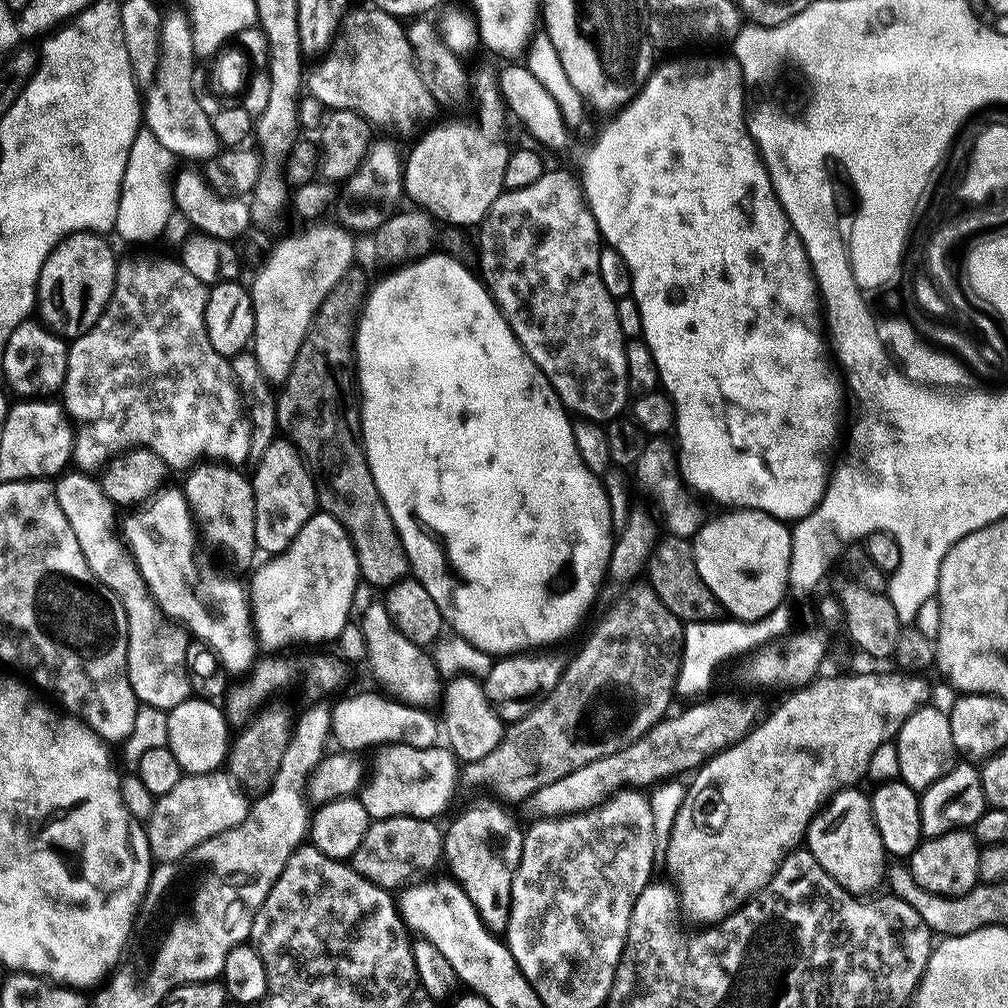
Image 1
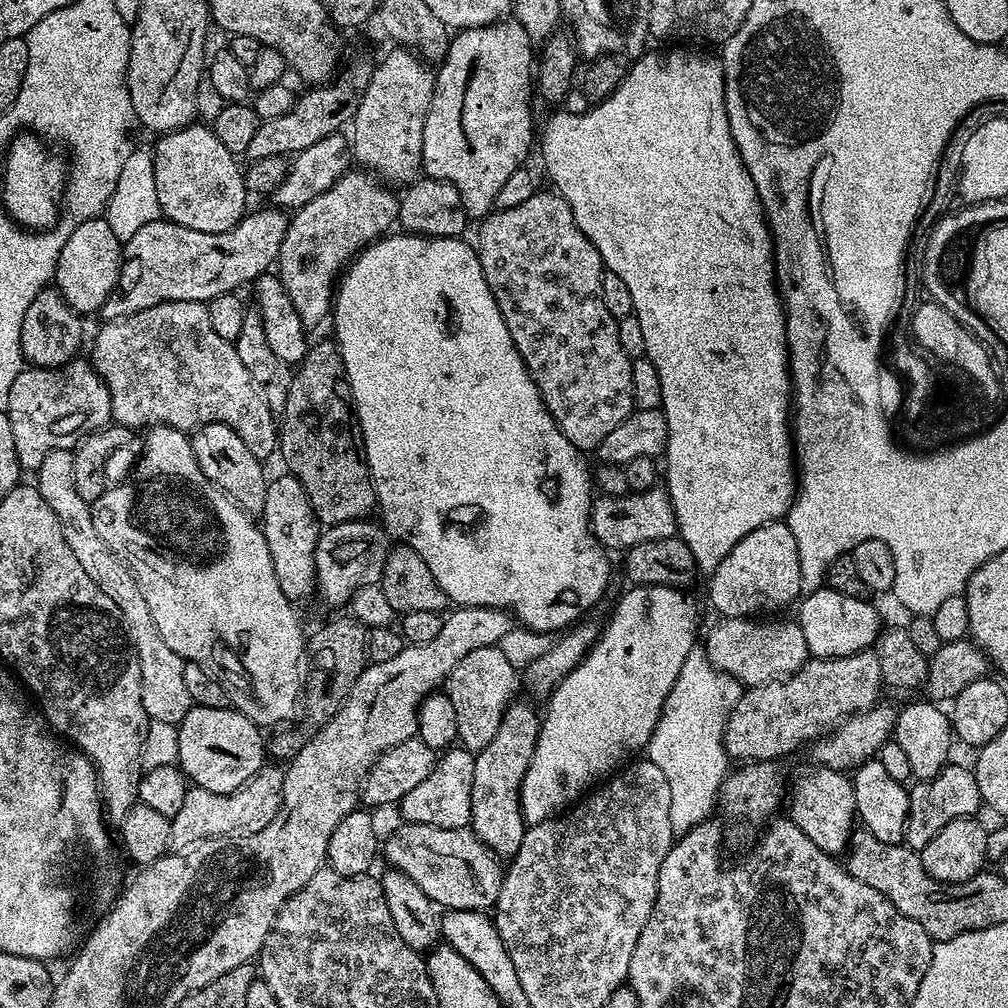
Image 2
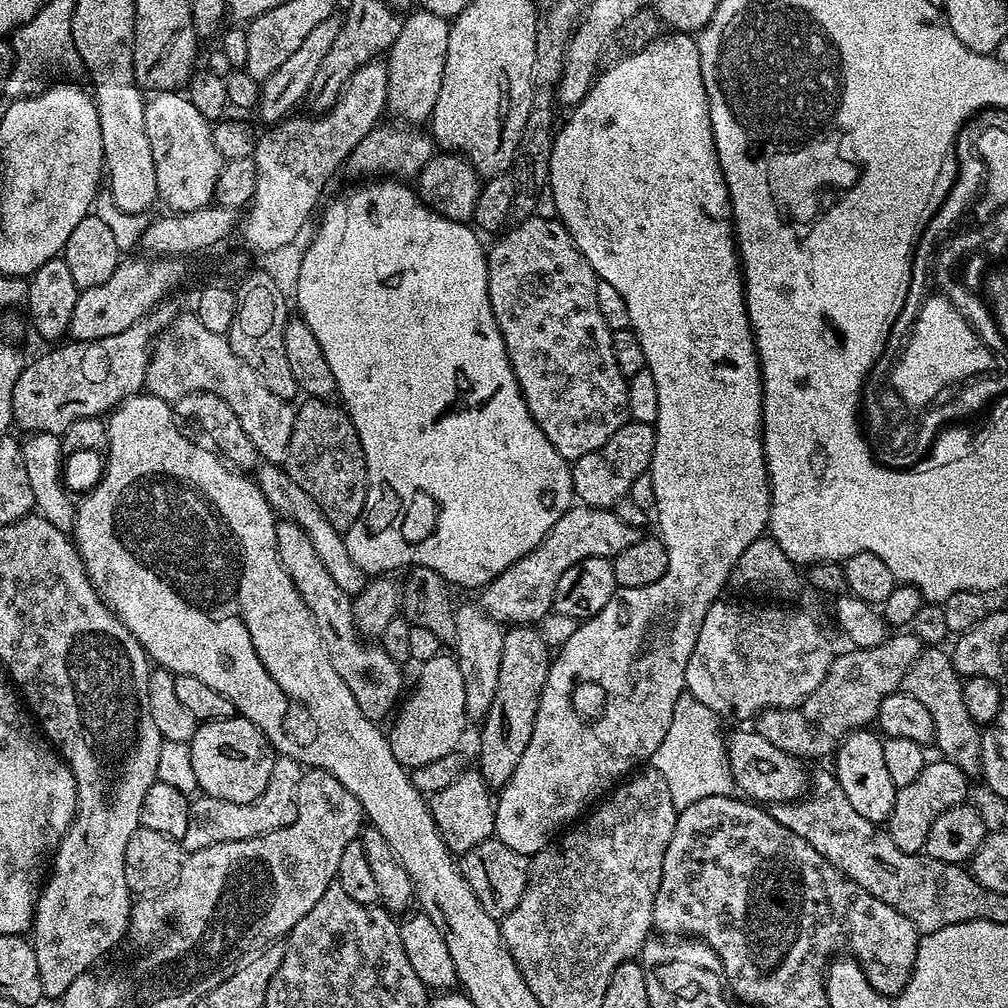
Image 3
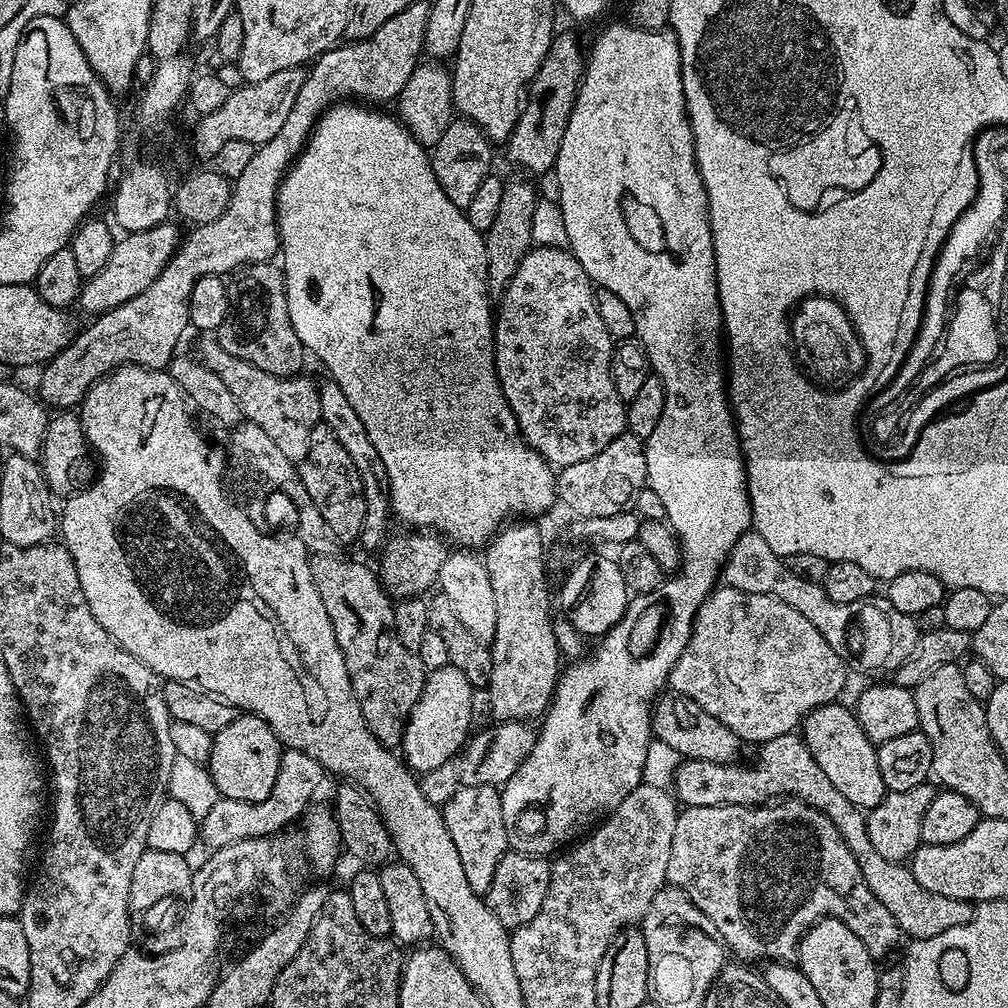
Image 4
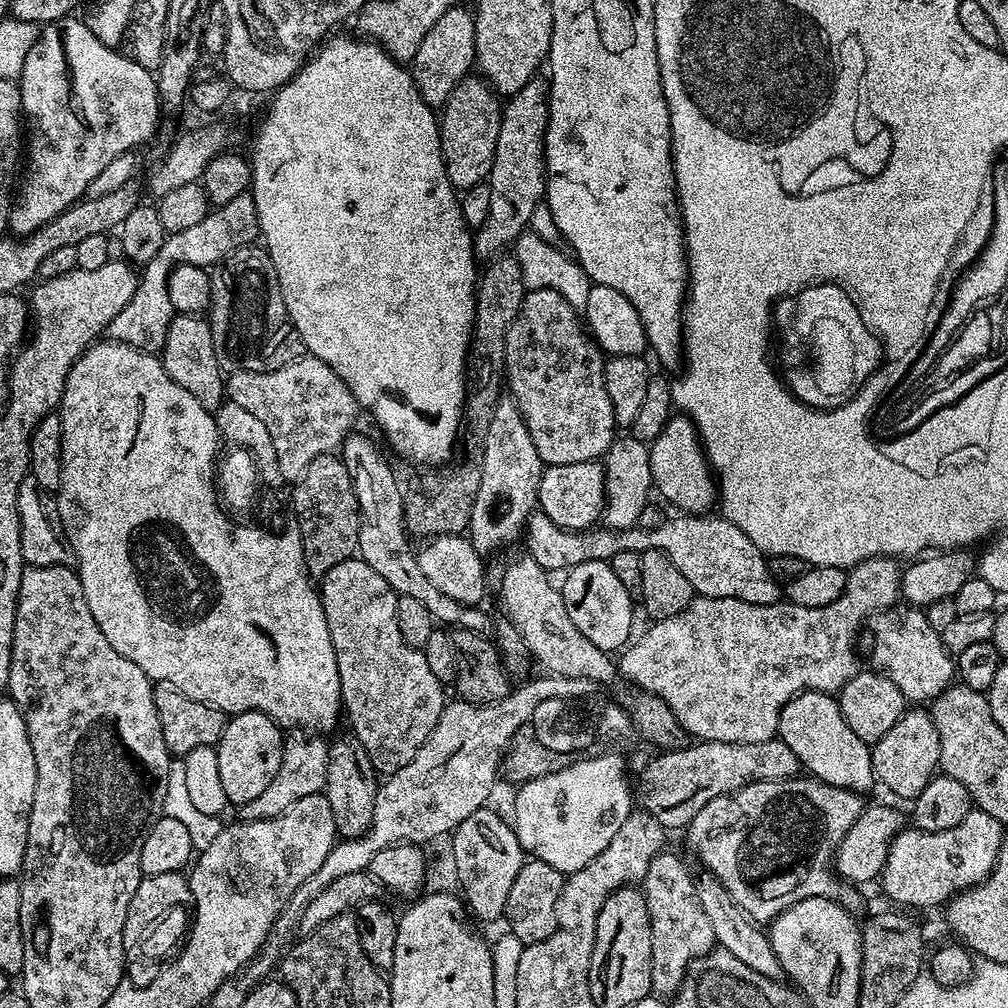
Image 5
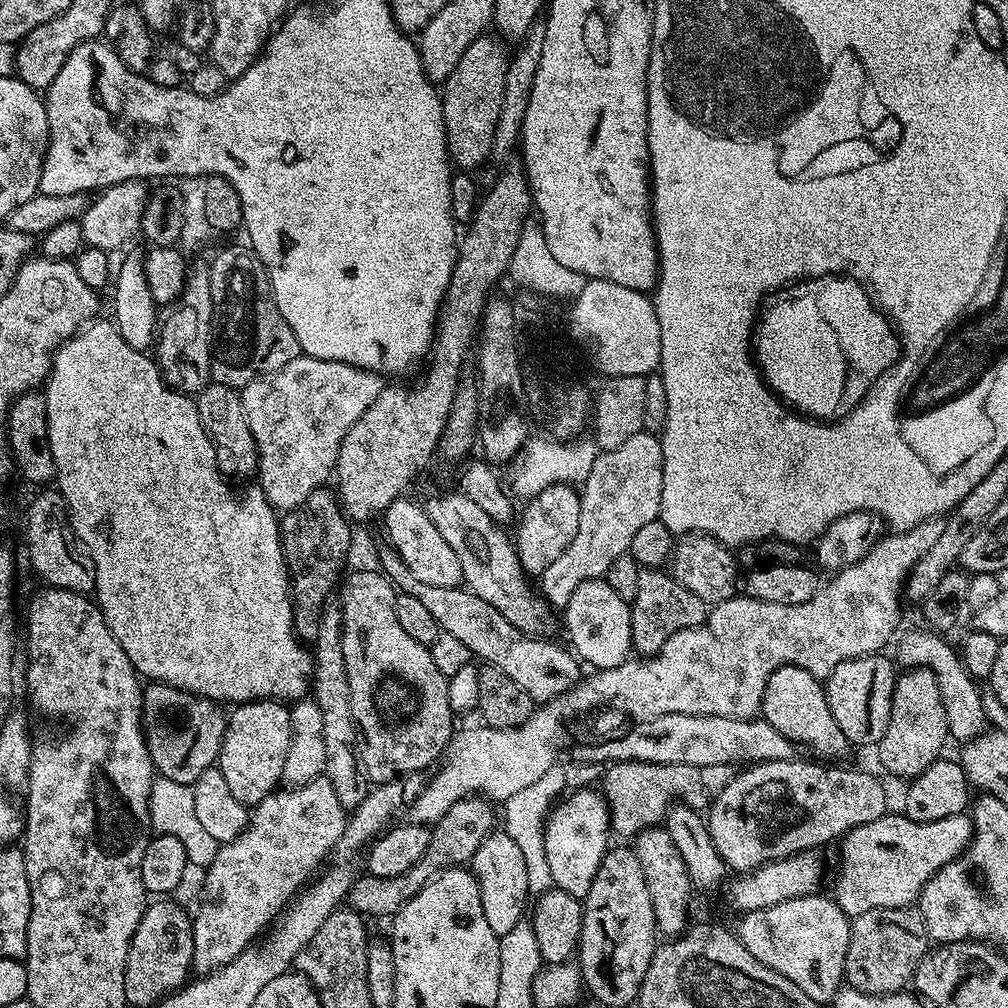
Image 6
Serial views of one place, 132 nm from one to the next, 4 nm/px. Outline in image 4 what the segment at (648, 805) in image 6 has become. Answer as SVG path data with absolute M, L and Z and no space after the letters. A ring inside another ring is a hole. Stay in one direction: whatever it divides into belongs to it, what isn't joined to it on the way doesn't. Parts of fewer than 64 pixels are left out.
M799 731L778 734L778 738L770 738L759 745L755 752L756 764L685 759L676 769L675 799L684 808L727 804L759 808L781 798L804 800L810 806L822 810L822 814L826 814L826 818L838 826L838 834L842 834L850 854L854 854L854 862L858 862L858 870L862 870L862 878L866 878L866 886L870 886L874 898L878 898L878 902L882 902L882 906L894 914L894 922L898 922L905 937L912 940L934 938L934 934L942 934L942 930L950 930L972 920L974 908L969 901L946 898L946 894L932 894L918 884L918 878L914 878L907 863L882 858L882 854L874 850L865 813L852 804L846 794L841 794L830 778L826 778L822 766L814 762L814 754L810 754L810 746L806 746Z

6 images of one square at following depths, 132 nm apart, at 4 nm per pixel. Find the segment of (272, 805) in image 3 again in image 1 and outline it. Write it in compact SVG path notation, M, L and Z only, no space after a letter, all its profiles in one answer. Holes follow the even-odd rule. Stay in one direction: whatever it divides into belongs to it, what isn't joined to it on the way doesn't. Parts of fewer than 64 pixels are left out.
M227 771L193 772L181 775L180 780L166 794L156 797L156 805L152 813L146 817L146 831L148 833L148 845L152 851L153 861L170 864L183 861L183 856L195 853L196 848L202 842L238 826L248 817L250 800L238 787Z

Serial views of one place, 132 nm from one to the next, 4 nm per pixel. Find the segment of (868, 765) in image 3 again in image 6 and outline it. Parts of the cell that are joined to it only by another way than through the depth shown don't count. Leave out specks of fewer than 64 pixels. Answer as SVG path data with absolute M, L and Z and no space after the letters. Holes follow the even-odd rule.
M787 664L786 666L782 666L778 670L774 670L774 674L770 674L770 678L766 682L766 690L764 691L764 697L762 698L762 702L760 703L760 711L762 713L762 719L766 722L770 722L770 726L774 726L774 730L778 730L778 734L782 734L786 737L787 740L791 740L793 745L799 746L800 744L804 748L809 748L812 752L817 752L817 757L820 758L828 758L824 756L830 756L832 759L831 761L839 761L836 760L839 756L844 756L850 751L850 745L848 739L846 738L846 734L842 734L842 730L838 730L838 722L834 722L834 714L830 714L830 706L826 702L826 694L824 693L824 684L815 676L814 674L810 674L806 670L802 670L798 666L790 666Z

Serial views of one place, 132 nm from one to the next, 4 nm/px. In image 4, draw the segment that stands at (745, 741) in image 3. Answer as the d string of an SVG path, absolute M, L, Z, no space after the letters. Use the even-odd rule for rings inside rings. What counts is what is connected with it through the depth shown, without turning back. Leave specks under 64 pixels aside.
M671 690L665 691L653 707L652 734L655 739L666 742L666 746L673 748L681 758L690 760L731 764L739 757L736 755L742 747L742 741L734 730L722 726L714 714L706 714L698 702Z

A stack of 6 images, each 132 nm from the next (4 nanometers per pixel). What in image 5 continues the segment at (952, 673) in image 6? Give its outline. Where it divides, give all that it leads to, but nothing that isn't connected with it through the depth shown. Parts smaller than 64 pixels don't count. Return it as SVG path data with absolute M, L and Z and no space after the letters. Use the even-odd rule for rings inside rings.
M893 606L871 617L872 664L898 690L903 692L905 701L931 702L952 687L956 676L953 653L944 644L942 633L926 622L923 611L911 606Z

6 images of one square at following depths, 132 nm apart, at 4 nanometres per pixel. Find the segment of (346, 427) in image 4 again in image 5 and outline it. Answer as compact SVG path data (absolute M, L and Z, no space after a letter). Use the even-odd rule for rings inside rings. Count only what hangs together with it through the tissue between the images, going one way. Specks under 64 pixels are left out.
M353 430L349 432L343 444L340 445L338 452L346 461L349 472L352 473L354 494L358 498L358 510L360 511L360 525L358 526L359 559L364 560L366 566L370 566L370 570L378 573L395 590L397 596L409 596L417 600L417 602L422 602L422 606L426 606L426 610L430 610L433 621L437 625L449 626L448 624L452 624L451 627L453 629L465 628L471 632L487 633L489 631L488 616L483 612L483 607L475 604L463 604L454 598L446 598L446 594L442 594L442 590L438 590L438 586L434 586L434 582L430 582L430 578L426 578L426 574L422 574L422 570L416 564L414 544L404 527L404 493L402 484L396 481L395 470L384 461L375 442L370 437L363 436L359 430Z

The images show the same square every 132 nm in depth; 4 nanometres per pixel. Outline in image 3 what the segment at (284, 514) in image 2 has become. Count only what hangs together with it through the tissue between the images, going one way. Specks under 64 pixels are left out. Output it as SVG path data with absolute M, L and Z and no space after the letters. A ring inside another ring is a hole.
M284 518L277 523L276 549L286 574L290 574L290 582L294 582L302 602L306 602L314 618L326 654L334 670L338 670L338 678L342 678L342 682L350 686L350 694L354 694L354 702L358 702L358 710L362 710L365 718L377 722L383 721L383 716L397 707L405 691L404 676L400 673L395 658L390 653L375 648L372 645L375 643L366 642L365 637L361 636L354 626L352 597L347 596L342 586L334 582L334 578L330 578L326 566L322 566L322 558L314 554L310 538L306 538L304 529L299 528L295 520Z

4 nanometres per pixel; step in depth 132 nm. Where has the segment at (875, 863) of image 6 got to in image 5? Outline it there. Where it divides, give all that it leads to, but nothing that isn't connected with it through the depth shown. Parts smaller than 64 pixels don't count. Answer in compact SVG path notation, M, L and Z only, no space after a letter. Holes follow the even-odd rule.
M977 807L951 830L923 832L915 826L905 827L894 838L886 858L882 873L884 892L890 899L912 908L947 905L953 896L967 892L990 875L998 862L1000 843L1005 838L1005 825Z

